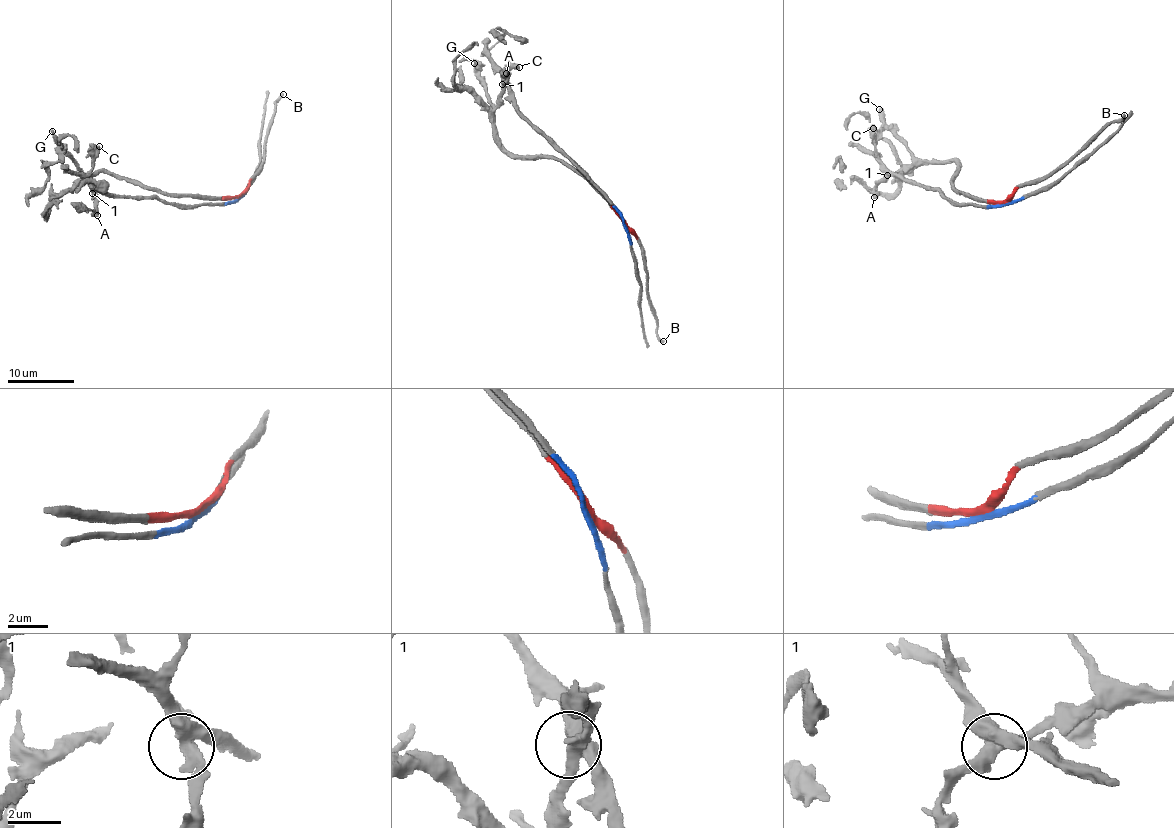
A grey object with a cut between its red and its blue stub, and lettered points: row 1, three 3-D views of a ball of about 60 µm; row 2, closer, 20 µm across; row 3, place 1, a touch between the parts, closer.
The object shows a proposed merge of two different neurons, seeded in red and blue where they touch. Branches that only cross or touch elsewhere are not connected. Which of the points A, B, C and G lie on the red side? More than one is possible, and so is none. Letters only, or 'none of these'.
A, B, G

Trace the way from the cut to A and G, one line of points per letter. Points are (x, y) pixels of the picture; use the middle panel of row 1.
A: (625, 224), (621, 214), (571, 168), (552, 157), (510, 156), (504, 149), (494, 124), (494, 107), (507, 72)
G: (625, 224), (621, 214), (571, 168), (552, 157), (510, 156), (501, 144), (486, 85), (474, 62)

